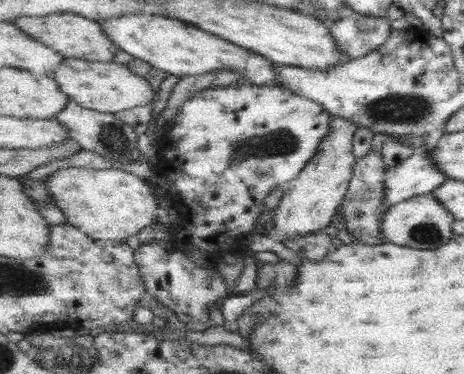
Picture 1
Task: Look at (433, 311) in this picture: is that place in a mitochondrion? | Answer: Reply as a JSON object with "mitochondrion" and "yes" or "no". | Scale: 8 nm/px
{"mitochondrion":"no"}

